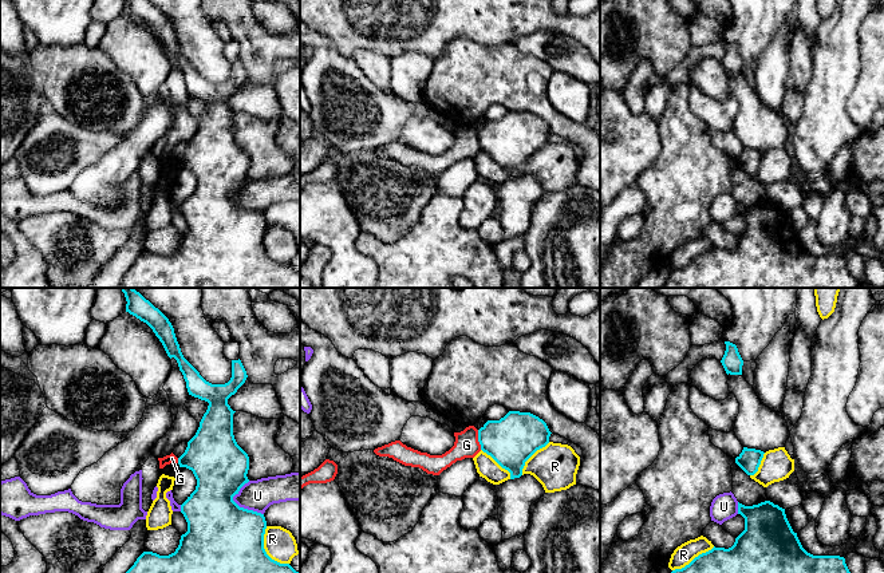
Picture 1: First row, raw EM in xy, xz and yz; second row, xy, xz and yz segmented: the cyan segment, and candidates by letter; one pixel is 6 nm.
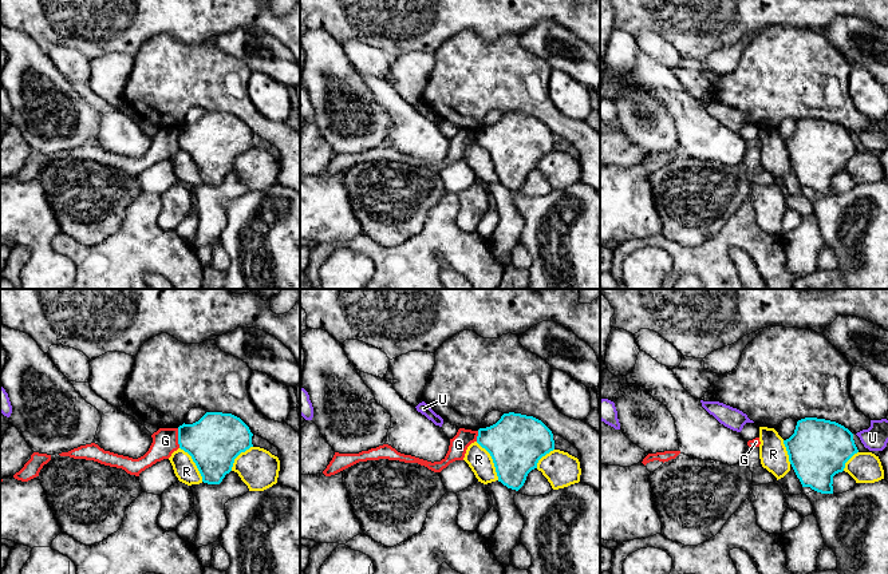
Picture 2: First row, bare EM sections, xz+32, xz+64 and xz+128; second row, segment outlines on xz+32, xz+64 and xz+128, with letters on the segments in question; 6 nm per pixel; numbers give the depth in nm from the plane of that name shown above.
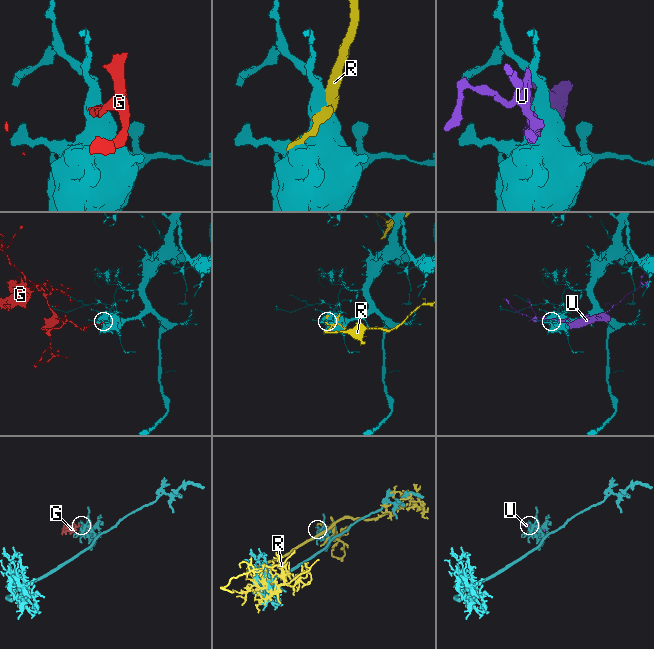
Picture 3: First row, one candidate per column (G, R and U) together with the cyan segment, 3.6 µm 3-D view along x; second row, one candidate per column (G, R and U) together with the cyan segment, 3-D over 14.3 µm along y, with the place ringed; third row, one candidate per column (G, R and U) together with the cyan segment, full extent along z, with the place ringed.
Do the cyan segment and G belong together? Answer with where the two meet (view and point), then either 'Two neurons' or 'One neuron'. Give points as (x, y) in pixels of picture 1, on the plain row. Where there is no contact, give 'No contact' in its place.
Touches cyan at xz (478, 139). Two neurons

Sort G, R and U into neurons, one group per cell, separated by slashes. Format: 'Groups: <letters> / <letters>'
Groups: G / R / U

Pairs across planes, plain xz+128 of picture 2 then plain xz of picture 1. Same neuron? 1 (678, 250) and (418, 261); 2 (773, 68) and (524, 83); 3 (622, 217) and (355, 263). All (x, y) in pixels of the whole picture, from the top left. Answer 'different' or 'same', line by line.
1: same
2: same
3: same

